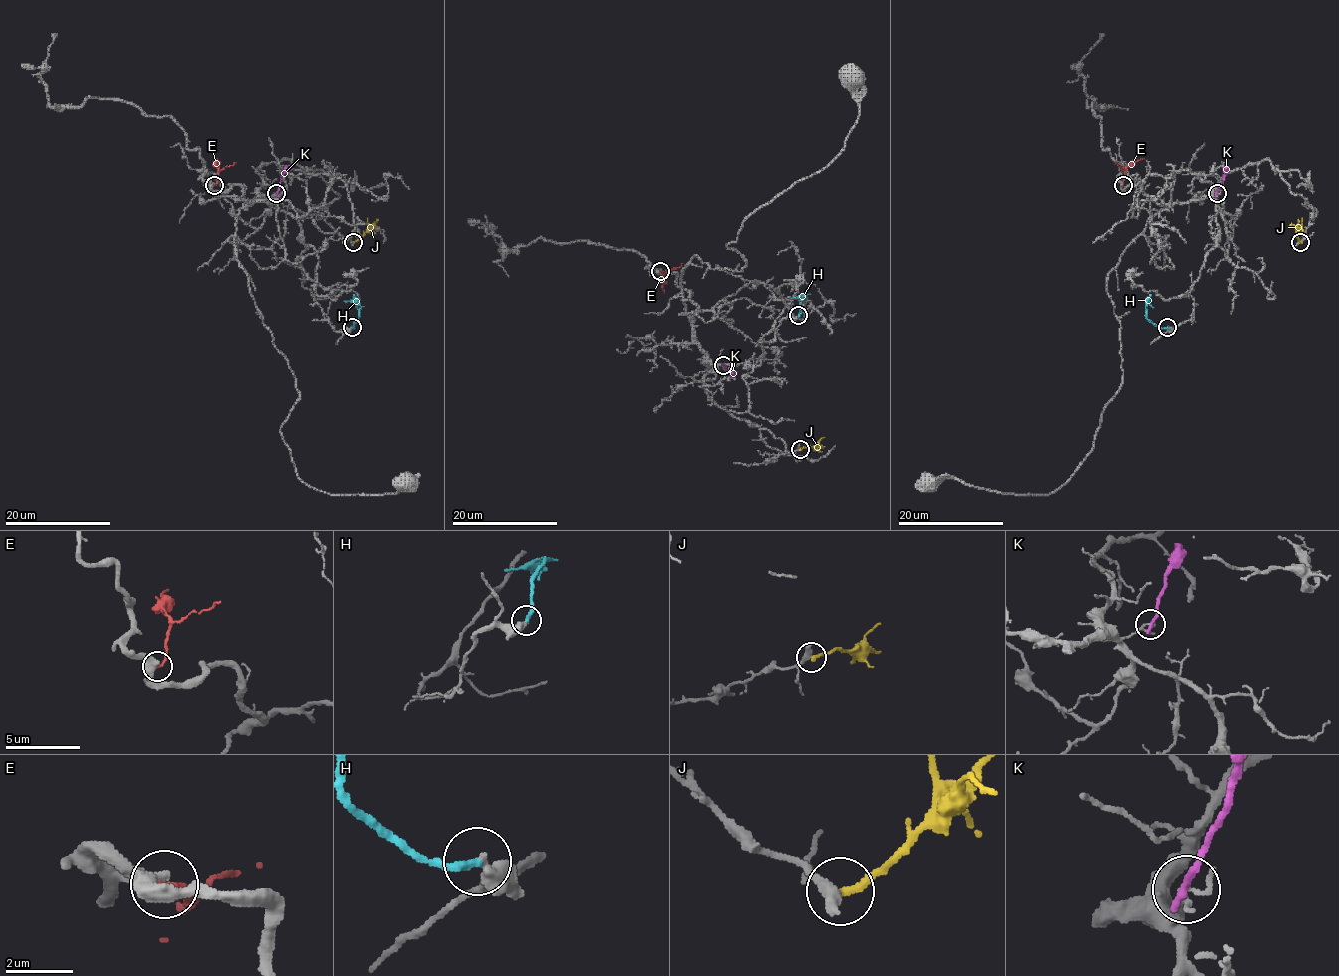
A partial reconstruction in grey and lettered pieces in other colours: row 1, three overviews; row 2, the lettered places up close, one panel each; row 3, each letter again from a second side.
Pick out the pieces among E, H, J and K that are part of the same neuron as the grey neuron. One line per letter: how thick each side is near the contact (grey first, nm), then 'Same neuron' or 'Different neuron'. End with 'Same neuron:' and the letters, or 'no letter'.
E: Thickness 440 nm (grey) against 160 nm. Different neuron
H: Thickness 420 nm (grey) against 260 nm. Different neuron
J: Thickness 480 nm (grey) against 240 nm. Different neuron
K: Thickness 100 nm (grey) against 260 nm. Different neuron
Same neuron: no letter

